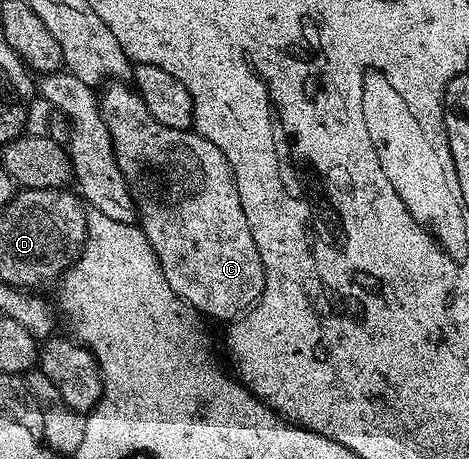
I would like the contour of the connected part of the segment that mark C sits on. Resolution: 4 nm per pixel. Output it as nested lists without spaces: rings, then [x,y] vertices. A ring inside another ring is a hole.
[[[109,82],[104,85],[104,88],[105,93],[103,91],[100,93],[99,103],[103,118],[107,122],[107,130],[113,139],[113,149],[117,155],[119,170],[133,194],[133,206],[139,217],[139,226],[145,231],[145,237],[148,238],[149,244],[155,250],[155,254],[159,258],[159,266],[163,270],[171,290],[180,300],[187,301],[195,311],[200,312],[202,317],[214,316],[217,320],[232,322],[237,317],[244,316],[261,299],[265,285],[265,267],[261,261],[261,251],[255,246],[255,238],[251,238],[251,226],[247,226],[247,214],[243,210],[243,202],[239,202],[237,183],[223,150],[219,150],[219,146],[215,146],[215,142],[207,142],[207,138],[203,138],[195,130],[175,130],[171,126],[163,126],[163,122],[154,118],[151,110],[147,110],[141,95],[128,83]]]

